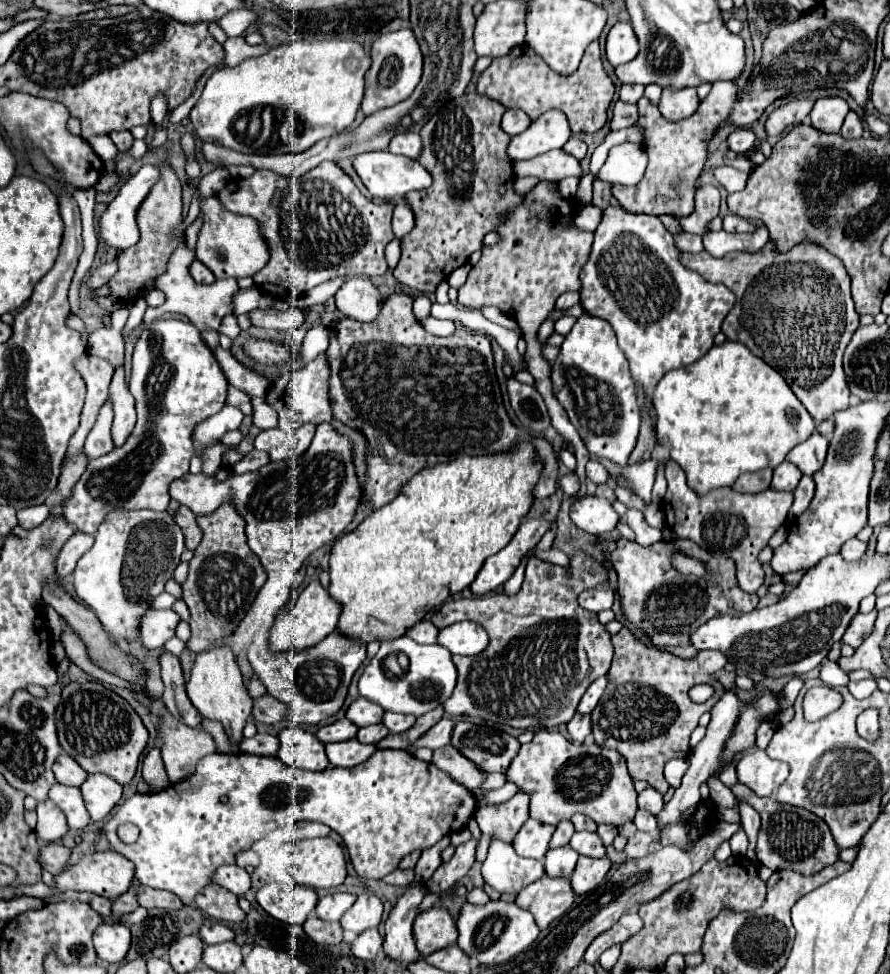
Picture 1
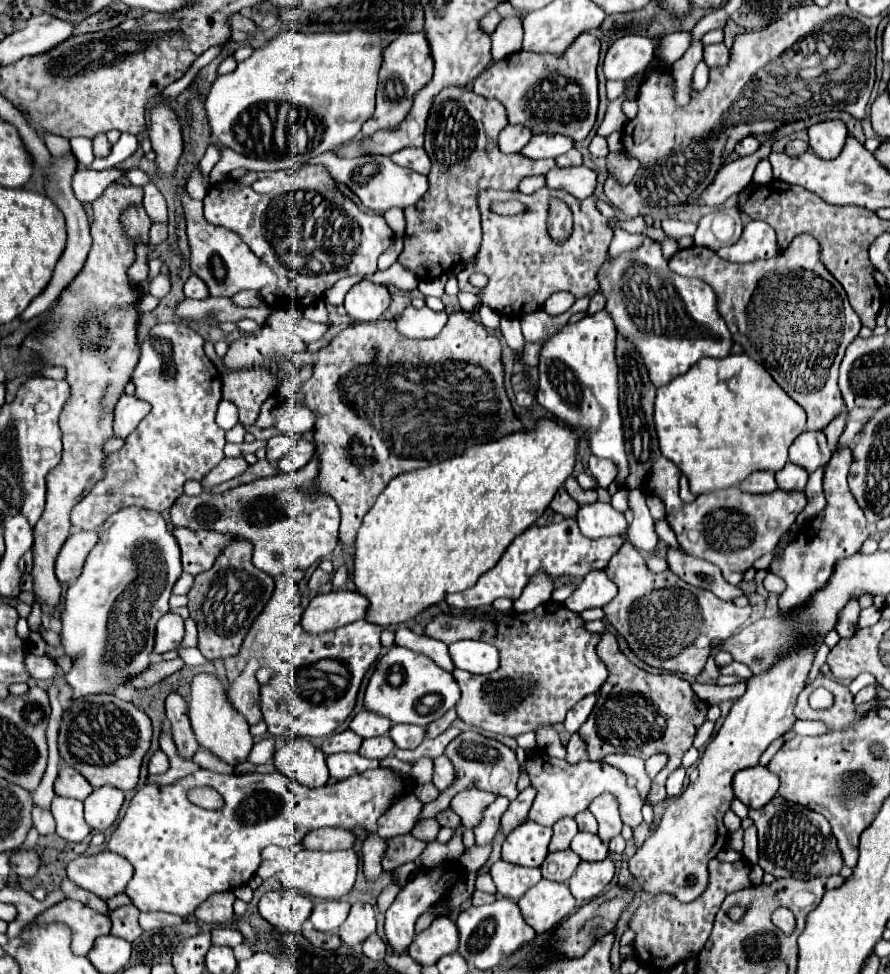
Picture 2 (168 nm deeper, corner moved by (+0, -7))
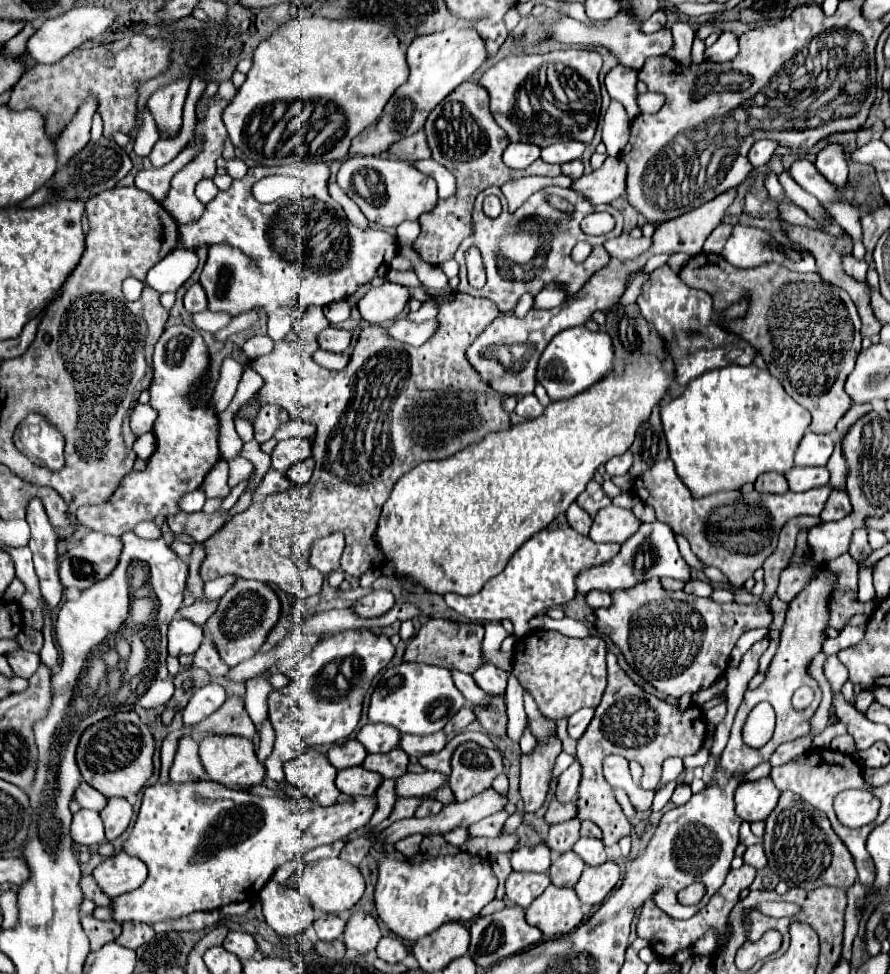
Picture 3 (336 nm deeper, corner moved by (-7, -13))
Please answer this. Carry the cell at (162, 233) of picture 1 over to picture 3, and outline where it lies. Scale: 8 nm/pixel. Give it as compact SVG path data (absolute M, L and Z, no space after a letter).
M178 79L158 89L148 99L148 109L154 117L154 123L162 139L174 139L182 129L182 107L186 101L188 85L190 85L188 79Z

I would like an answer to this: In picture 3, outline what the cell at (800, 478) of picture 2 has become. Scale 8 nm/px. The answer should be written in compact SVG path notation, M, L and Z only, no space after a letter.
M792 467L786 473L786 479L792 491L808 491L828 485L830 475L826 467Z

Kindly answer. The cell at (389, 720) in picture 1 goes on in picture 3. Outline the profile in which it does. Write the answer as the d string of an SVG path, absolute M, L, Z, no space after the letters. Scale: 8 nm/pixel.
M438 731L432 735L402 735L402 739L400 739L400 747L410 757L422 757L426 753L436 753L444 745L446 745L444 731Z

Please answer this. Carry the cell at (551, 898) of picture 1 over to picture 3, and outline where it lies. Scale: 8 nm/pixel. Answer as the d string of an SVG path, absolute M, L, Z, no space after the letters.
M550 885L526 909L526 921L542 931L544 937L558 937L570 933L580 925L584 913L574 889L560 889Z

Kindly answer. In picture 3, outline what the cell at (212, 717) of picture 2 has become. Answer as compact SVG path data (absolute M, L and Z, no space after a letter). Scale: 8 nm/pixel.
M204 735L200 741L200 761L212 781L232 789L248 789L254 783L262 783L266 775L264 765L256 757L254 743L240 739L240 735Z

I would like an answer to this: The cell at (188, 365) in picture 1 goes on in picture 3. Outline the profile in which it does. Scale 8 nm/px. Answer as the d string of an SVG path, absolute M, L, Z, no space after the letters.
M174 325L162 333L154 351L154 379L148 387L150 405L158 411L158 419L152 427L156 451L146 461L146 469L130 471L108 501L80 507L80 511L76 511L80 525L90 531L120 537L122 533L132 531L140 521L180 513L180 499L202 487L204 477L220 461L218 413L210 403L196 401L198 391L204 389L208 379L208 369L210 353L198 331L186 325Z

